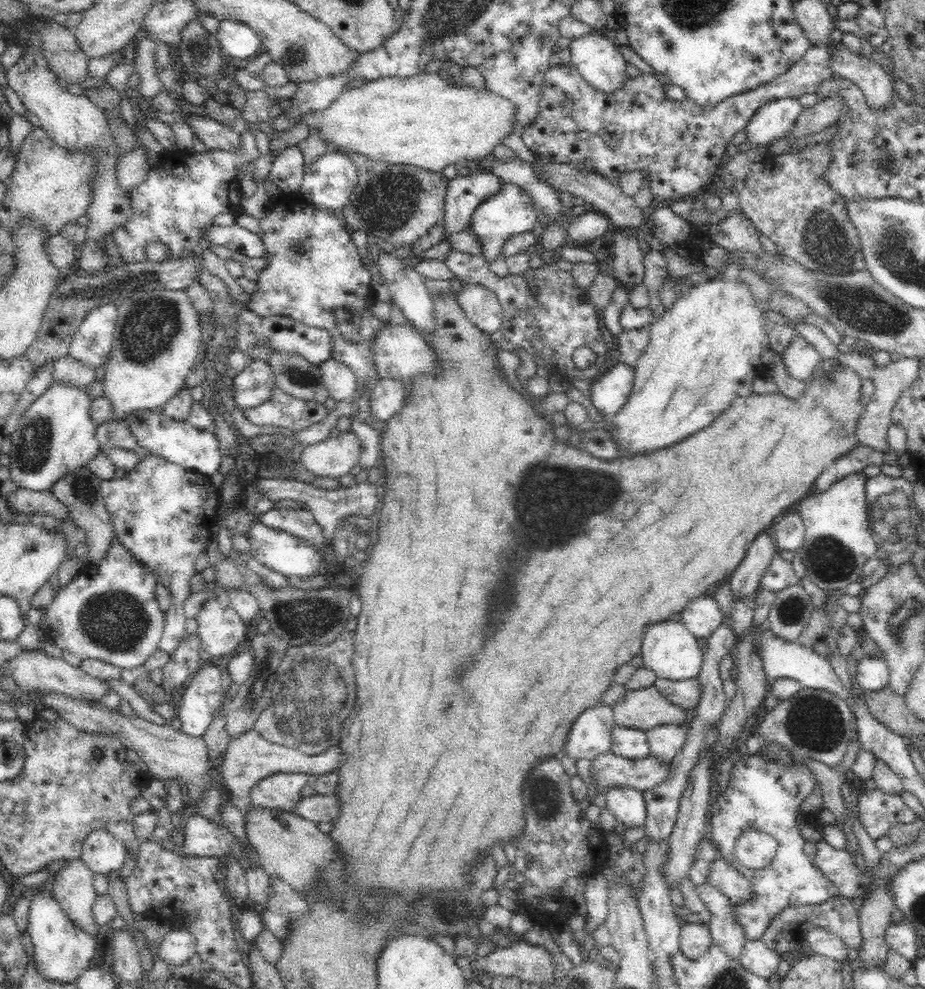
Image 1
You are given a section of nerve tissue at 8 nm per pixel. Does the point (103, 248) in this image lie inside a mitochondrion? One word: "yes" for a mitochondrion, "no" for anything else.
no

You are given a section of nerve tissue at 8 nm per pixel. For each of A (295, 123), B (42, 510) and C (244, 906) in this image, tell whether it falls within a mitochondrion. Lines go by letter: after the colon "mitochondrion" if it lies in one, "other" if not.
A: other
B: other
C: other

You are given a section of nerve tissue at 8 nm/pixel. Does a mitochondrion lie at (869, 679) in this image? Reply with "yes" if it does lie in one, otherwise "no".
no

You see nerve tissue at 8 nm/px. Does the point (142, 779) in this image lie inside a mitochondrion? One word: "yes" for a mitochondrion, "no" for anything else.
no

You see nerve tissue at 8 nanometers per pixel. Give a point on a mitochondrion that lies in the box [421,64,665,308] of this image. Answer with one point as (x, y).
(566, 106)

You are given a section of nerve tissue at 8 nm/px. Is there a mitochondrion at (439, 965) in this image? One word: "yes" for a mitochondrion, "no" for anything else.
no

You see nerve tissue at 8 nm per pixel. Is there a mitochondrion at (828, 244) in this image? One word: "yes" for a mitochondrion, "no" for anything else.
yes

